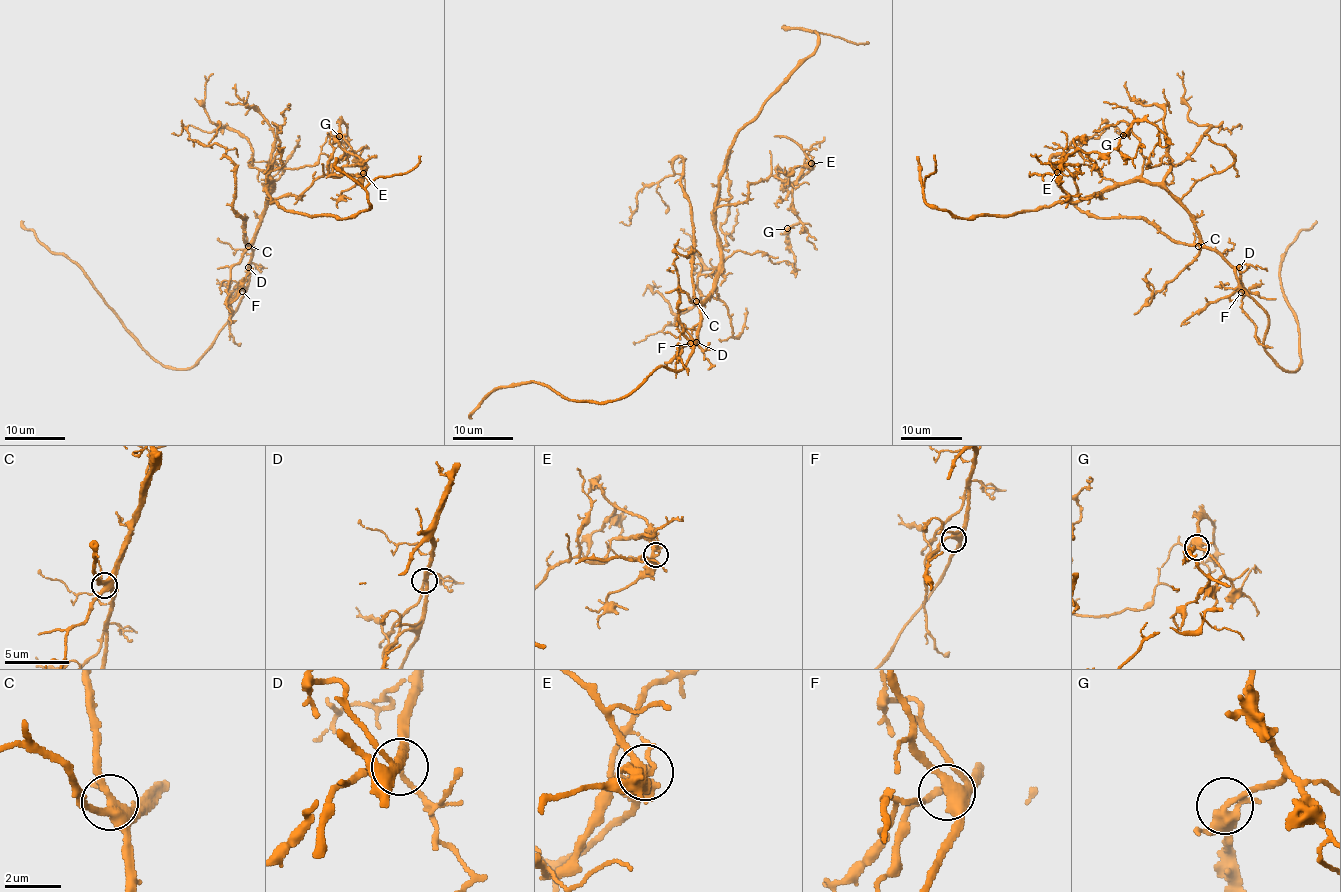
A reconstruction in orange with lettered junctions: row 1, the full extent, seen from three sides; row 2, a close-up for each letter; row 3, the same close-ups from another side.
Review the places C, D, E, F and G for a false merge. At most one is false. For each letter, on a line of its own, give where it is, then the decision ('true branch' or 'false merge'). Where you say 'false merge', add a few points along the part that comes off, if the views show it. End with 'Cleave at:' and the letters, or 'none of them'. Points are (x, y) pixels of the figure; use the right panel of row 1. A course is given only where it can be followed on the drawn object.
C: (1198, 246) | true branch
D: (1239, 267) | true branch
E: (1057, 172) | false merge | (1057, 173), (1062, 160), (1079, 150), (1106, 153), (1115, 148), (1121, 134), (1135, 121), (1154, 124), (1173, 144)
F: (1241, 292) | true branch
G: (1123, 135) | true branch
Cleave at: E

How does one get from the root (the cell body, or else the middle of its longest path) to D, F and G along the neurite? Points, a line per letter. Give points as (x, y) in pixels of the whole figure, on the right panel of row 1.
D: (1198, 237), (1205, 246), (1216, 249), (1233, 266), (1239, 267)
F: (1198, 237), (1233, 269), (1241, 292)
G: (1198, 237), (1193, 217), (1166, 188), (1170, 159), (1146, 168), (1160, 130), (1135, 121), (1123, 134)

